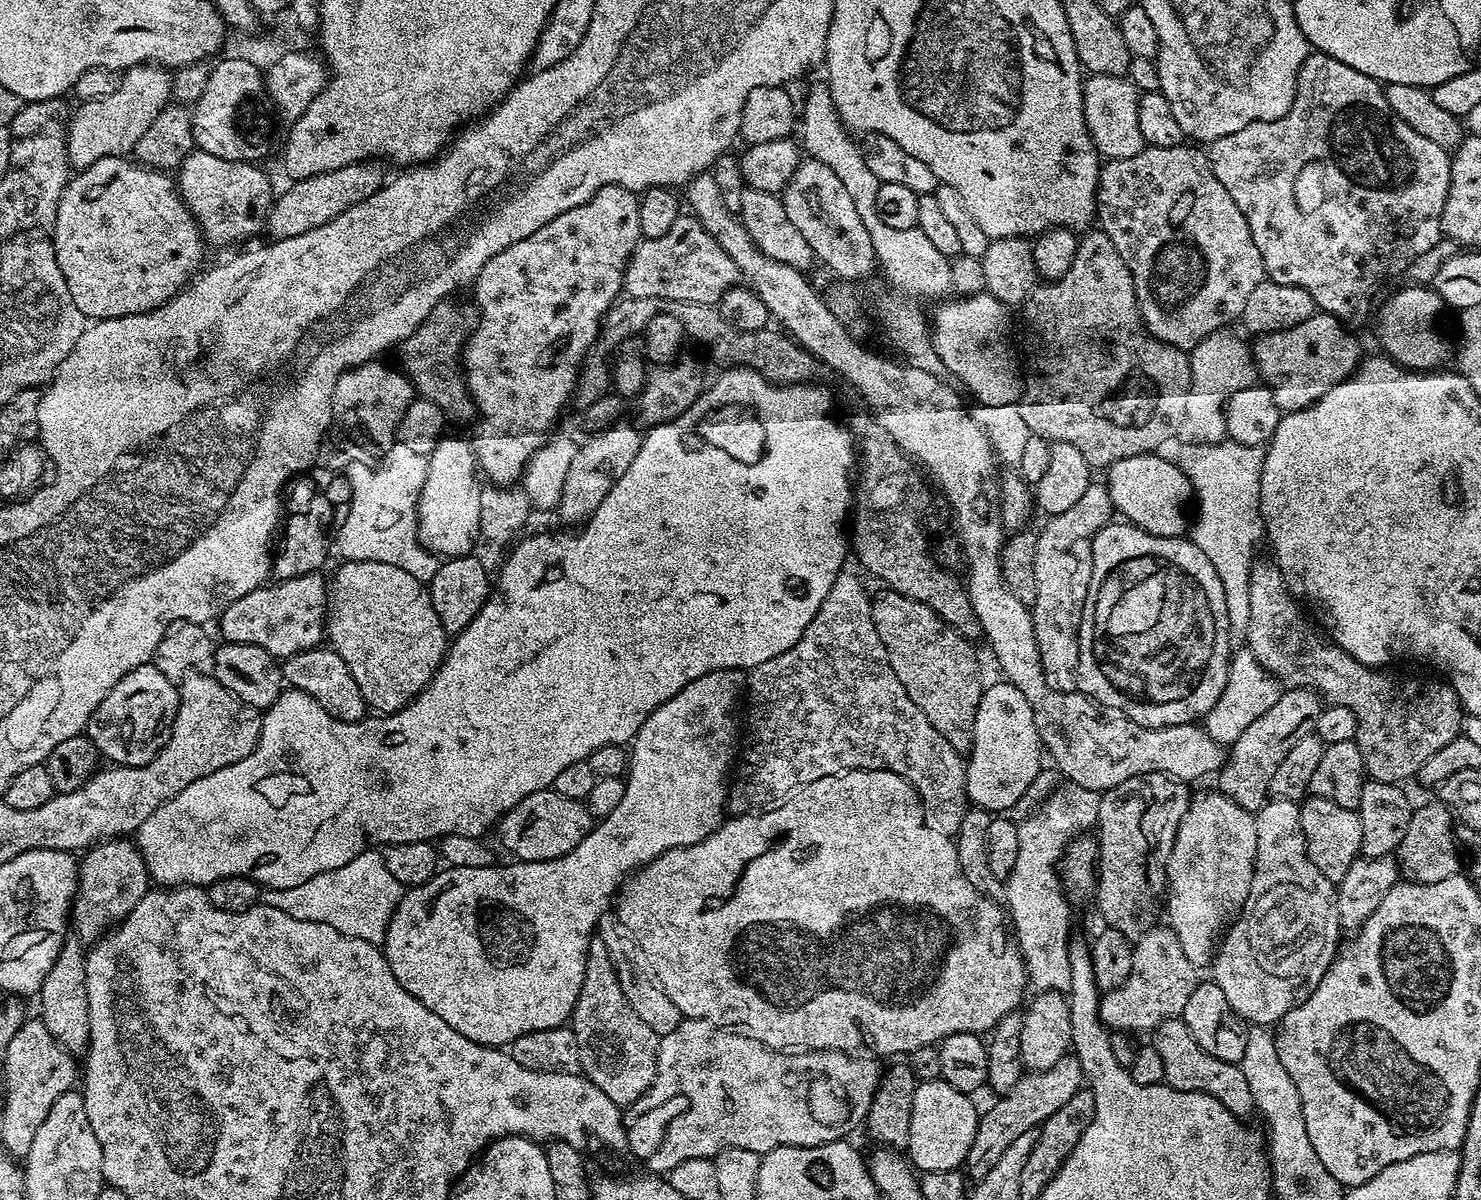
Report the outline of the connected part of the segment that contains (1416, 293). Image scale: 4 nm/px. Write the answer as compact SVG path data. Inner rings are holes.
M1404 286L1401 292L1396 292L1380 308L1380 317L1376 320L1376 328L1380 331L1380 340L1384 343L1383 351L1391 356L1396 363L1404 368L1410 368L1418 372L1436 370L1448 356L1448 344L1444 341L1442 333L1436 329L1436 319L1440 311L1445 311L1446 305L1440 299L1435 287L1432 286Z

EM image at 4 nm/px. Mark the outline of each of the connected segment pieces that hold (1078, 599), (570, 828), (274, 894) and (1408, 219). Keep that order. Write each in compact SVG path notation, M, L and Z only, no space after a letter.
M1093 482L1086 490L1078 506L1070 506L1062 514L1051 517L1044 529L1039 529L1036 541L1038 554L1034 558L1034 582L1036 601L1030 605L1035 626L1036 641L1040 651L1040 661L1049 681L1061 692L1077 691L1076 671L1080 657L1080 623L1084 617L1084 603L1088 597L1088 587L1092 577L1092 539L1113 519L1114 507L1111 494L1103 483Z
M543 788L522 798L498 821L501 846L513 852L516 860L526 862L542 862L570 854L593 826L594 817L587 803L566 798L552 788Z
M369 850L350 858L350 862L346 862L346 866L338 866L338 870L326 870L322 874L314 874L314 878L306 878L302 886L264 888L262 900L290 914L290 918L295 920L334 926L334 930L343 936L362 938L380 946L384 943L390 918L405 891L405 885L400 884L390 870L386 870L383 855L379 851Z
M1313 51L1306 58L1298 76L1298 90L1294 106L1287 114L1274 122L1250 122L1250 126L1242 126L1235 134L1226 134L1222 138L1211 141L1210 159L1212 169L1226 186L1230 198L1238 205L1238 210L1246 218L1250 226L1250 234L1254 238L1254 246L1258 246L1258 254L1262 254L1262 262L1267 279L1278 282L1282 286L1298 286L1314 298L1317 309L1337 316L1339 320L1351 322L1368 308L1372 295L1387 282L1391 276L1407 273L1410 262L1414 258L1422 258L1426 250L1430 250L1442 239L1442 212L1446 206L1448 188L1452 178L1452 162L1449 153L1442 146L1430 142L1430 138L1422 138L1418 130L1414 130L1394 110L1390 110L1390 102L1386 102L1386 94L1381 81L1370 78L1354 66L1346 66L1346 62L1338 62L1338 58L1330 58L1325 52Z

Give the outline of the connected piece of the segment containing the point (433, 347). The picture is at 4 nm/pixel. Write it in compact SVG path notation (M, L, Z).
M456 298L440 300L434 306L432 313L418 326L414 334L410 334L398 346L400 352L399 367L412 382L412 387L423 399L430 401L444 415L445 421L460 424L463 420L471 421L474 416L472 396L468 392L466 377L462 371L462 353L469 336L476 329L478 313L475 303L459 304Z

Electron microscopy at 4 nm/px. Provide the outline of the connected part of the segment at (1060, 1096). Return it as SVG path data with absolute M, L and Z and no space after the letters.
M1075 1054L1064 1056L1054 1066L1041 1072L1029 1071L1021 1076L1020 1081L1013 1086L1010 1091L1003 1093L1000 1100L988 1113L979 1117L974 1134L974 1142L968 1151L966 1161L966 1172L973 1181L981 1180L998 1162L1000 1155L1006 1151L1006 1146L1014 1142L1014 1138L1027 1132L1039 1129L1054 1110L1059 1110L1061 1106L1066 1106L1074 1094L1078 1094L1085 1087L1086 1081L1084 1071L1078 1062Z

